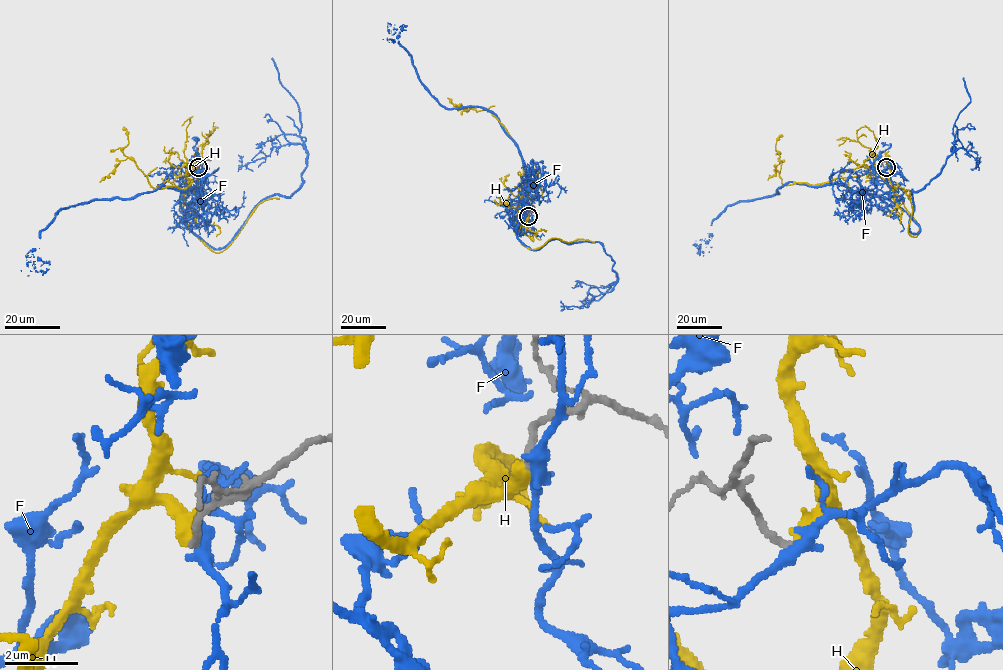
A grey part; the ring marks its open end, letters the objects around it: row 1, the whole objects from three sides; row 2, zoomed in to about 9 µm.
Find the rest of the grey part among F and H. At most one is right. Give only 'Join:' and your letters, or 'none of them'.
Join: H

